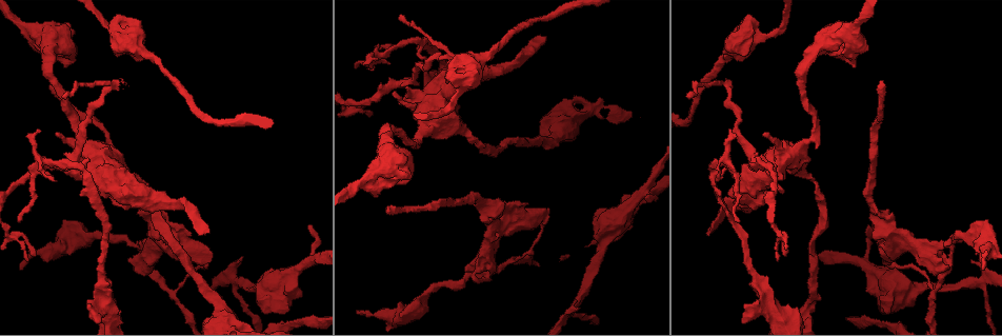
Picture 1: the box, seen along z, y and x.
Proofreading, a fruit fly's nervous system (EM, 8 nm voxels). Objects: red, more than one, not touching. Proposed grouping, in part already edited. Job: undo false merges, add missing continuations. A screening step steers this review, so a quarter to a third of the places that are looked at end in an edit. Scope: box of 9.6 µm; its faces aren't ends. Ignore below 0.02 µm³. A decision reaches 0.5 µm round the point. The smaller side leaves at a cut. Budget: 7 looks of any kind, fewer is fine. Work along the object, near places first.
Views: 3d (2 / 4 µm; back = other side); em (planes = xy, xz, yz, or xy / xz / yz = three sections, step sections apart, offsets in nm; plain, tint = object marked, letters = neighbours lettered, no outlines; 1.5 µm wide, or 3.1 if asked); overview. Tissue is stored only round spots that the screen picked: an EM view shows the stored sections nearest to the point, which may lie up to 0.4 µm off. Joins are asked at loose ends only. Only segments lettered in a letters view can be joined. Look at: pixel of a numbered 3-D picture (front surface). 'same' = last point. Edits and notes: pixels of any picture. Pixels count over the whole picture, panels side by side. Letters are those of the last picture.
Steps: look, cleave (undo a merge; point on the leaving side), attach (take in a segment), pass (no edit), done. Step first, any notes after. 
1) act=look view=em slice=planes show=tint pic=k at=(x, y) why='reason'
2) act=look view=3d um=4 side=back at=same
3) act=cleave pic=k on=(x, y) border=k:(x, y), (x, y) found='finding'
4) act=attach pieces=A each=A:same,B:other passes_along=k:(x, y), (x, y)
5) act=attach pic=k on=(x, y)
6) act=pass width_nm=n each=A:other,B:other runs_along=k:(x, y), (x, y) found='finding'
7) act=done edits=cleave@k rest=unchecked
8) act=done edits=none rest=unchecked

act=look view=em slice=planes show=letters pic=1 at=(411, 175) why='branch stops here'

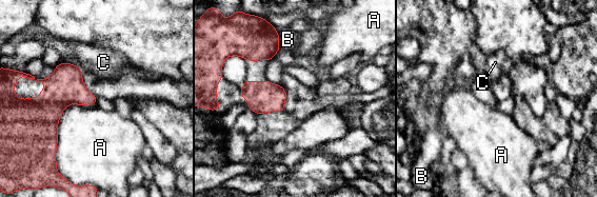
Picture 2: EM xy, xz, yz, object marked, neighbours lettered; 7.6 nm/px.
act=pass each=A:other,B:other,C:other border=2:(81, 104), (59, 118), (55, 161) found='none of them fits'

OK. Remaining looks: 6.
act=look view=em slice=planes show=letters pic=1 at=(462, 128) why='thick turns thin'

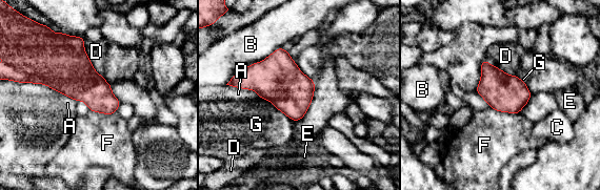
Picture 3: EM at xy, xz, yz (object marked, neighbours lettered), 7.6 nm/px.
act=pass longest_contact=B:500nm each=A:other,B:other,C:other,D:other,E:other,F:other,G:other found='one neuron here'

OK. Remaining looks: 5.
act=look view=em slice=planes show=letters pic=1 at=(536, 36)

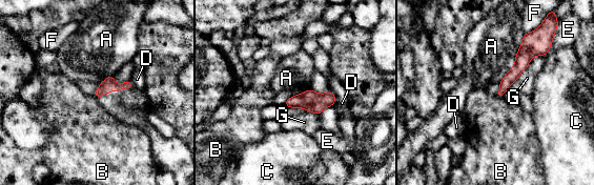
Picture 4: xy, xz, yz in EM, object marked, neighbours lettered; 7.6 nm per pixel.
act=pass each=A:other,B:other,C:other,D:other,E:other,F:other,G:other border=4:(496, 95), (503, 98) found='no lettered segment goes on from it'

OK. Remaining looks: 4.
act=done edits=none rest=unchecked

